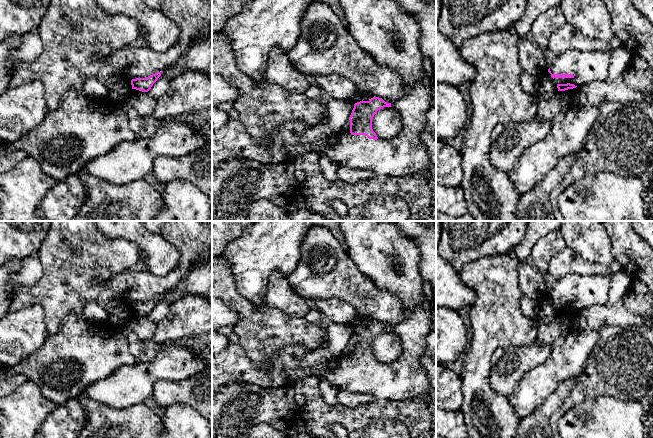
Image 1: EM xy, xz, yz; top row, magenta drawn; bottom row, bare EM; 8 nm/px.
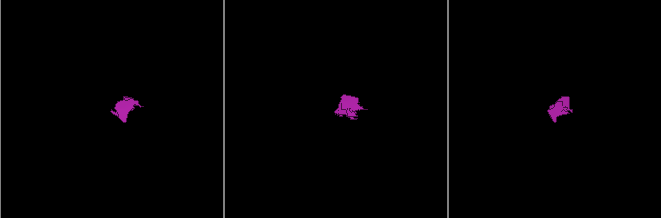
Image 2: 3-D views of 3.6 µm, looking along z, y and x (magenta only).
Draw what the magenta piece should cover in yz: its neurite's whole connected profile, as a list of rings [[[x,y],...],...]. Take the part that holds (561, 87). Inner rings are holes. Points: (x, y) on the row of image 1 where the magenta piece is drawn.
[[[571,49],[557,56],[548,72],[557,84],[558,91],[565,91],[605,80],[610,62],[609,51]]]

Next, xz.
[[[338,0],[344,12],[347,29],[350,35],[366,53],[370,54],[382,66],[392,68],[400,74],[405,85],[406,94],[392,103],[387,103],[379,97],[373,97],[369,101],[360,101],[354,104],[349,120],[337,134],[337,144],[332,146],[327,142],[320,153],[320,157],[328,157],[338,167],[347,166],[357,169],[366,169],[376,175],[405,176],[416,174],[428,174],[432,177],[434,168],[429,158],[429,153],[420,139],[420,132],[426,122],[427,112],[435,105],[435,99],[431,96],[432,82],[427,78],[426,64],[419,48],[420,27],[416,17],[401,9],[397,0]],[[384,107],[396,109],[400,115],[403,127],[400,133],[390,140],[379,139],[372,129],[372,119],[378,110]]]

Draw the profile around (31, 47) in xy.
[[[33,31],[24,35],[22,43],[13,51],[12,56],[14,60],[32,63],[43,51],[43,43],[37,31]]]

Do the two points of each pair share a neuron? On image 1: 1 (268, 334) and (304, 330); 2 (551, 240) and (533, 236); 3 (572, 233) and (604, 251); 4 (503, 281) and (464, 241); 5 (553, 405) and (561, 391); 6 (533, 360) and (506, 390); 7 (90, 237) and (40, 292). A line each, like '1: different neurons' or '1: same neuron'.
1: same neuron
2: different neurons
3: same neuron
4: different neurons
5: same neuron
6: same neuron
7: same neuron

